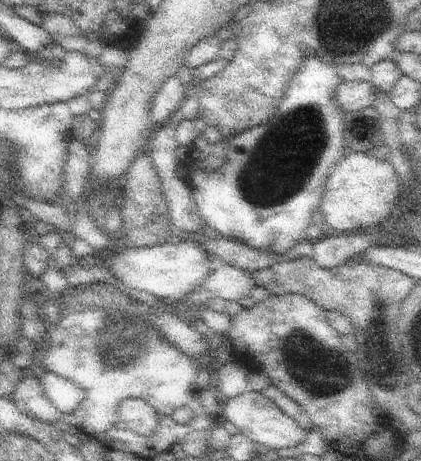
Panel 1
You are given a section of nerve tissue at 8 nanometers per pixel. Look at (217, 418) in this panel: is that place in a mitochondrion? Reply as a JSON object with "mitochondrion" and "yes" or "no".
{"mitochondrion":"no"}

